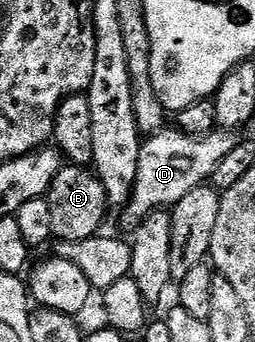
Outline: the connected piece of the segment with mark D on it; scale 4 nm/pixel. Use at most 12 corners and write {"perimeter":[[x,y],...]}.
{"perimeter":[[165,127],[143,141],[131,223],[208,184],[231,131]]}

